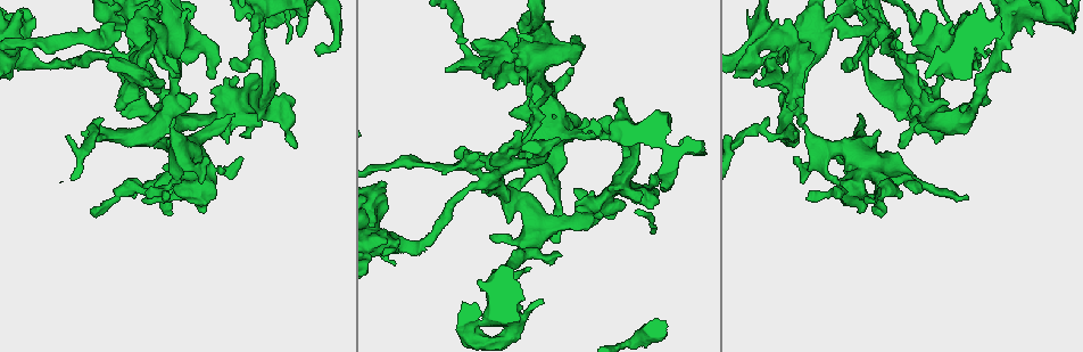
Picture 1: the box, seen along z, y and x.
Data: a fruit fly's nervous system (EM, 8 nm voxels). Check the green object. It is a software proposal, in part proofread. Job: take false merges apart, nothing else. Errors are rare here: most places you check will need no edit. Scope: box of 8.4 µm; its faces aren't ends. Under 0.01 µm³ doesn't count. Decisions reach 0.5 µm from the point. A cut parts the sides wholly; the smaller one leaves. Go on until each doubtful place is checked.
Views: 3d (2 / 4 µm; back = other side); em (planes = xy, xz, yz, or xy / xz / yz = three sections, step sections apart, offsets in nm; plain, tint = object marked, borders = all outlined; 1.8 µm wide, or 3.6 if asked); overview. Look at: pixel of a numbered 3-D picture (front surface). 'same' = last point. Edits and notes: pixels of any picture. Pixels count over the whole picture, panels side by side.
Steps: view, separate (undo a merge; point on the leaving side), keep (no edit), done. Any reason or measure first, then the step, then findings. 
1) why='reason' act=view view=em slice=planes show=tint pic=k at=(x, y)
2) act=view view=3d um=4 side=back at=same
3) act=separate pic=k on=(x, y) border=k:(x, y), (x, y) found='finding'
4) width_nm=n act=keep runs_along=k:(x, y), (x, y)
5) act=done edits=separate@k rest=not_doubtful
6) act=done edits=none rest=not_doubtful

why='abrupt turn' act=view view=em um=3.6 slice=xz step=4 show=tint pic=1 at=(815, 34)

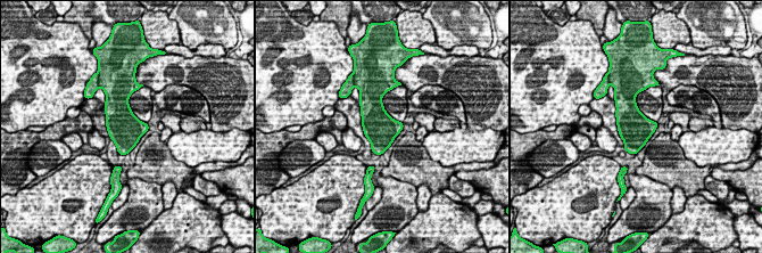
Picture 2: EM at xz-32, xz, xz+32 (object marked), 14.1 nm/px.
why='cut it another way' act=view view=em um=3.6 slice=planes show=tint at=same

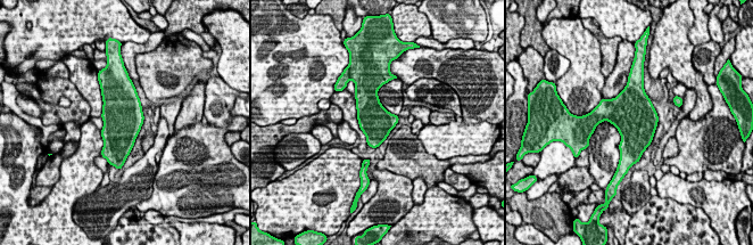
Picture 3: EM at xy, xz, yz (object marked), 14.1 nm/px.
act=keep found='one cell here'

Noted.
why='looks like a crossing' act=view view=3d um=2 side=back pic=1 at=(907, 67)

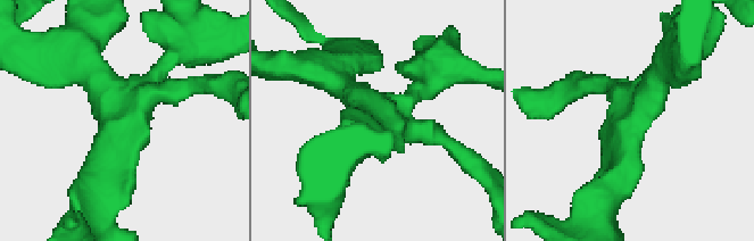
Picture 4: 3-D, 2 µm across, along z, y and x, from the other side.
arms=4 why='now the EM' act=view view=em slice=xz step=16 show=tint pic=4 at=(122, 118)

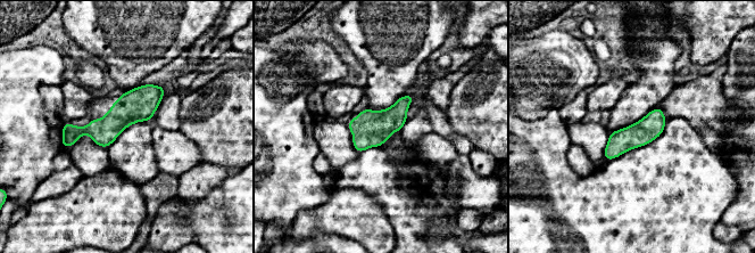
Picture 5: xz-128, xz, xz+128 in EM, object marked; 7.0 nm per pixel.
act=view view=em slice=planes show=borders at=same

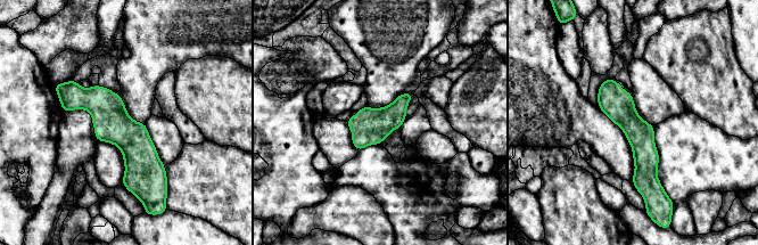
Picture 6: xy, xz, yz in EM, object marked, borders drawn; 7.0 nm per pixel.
act=keep runs_along=6:(73, 83), (138, 148), (138, 193) found='all the same cell'

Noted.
why='thick turns thin' act=view view=3d um=4 pic=1 at=(967, 38)

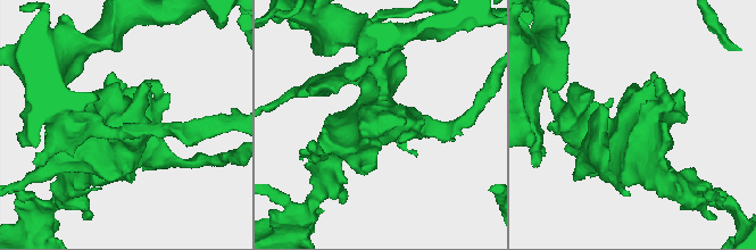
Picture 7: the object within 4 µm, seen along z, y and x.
act=view view=em slice=planes show=borders at=same

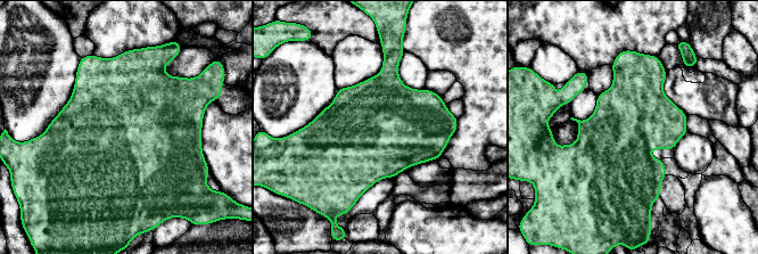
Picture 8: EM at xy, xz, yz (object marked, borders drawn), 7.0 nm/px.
act=keep found='one cell here'

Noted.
act=done edits=none rest=not_doubtful

